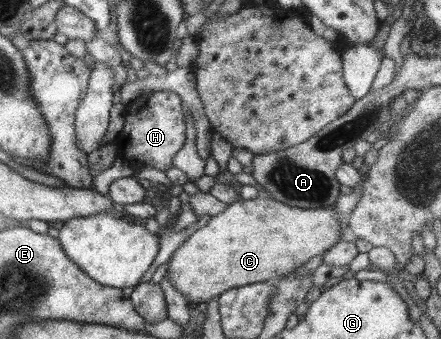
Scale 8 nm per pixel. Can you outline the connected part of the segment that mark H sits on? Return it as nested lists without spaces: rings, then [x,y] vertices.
[[[153,91],[135,98],[127,104],[124,114],[125,122],[119,137],[119,157],[139,171],[145,167],[155,167],[173,174],[174,155],[183,147],[186,140],[186,123],[182,99],[171,91]]]

